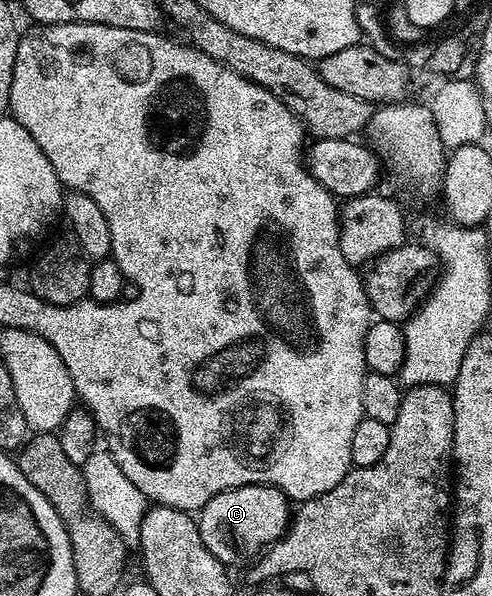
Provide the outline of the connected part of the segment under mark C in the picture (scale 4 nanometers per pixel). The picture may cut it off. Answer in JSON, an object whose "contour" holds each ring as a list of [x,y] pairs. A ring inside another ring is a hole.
{"contour":[[[243,485],[222,491],[199,510],[198,524],[202,543],[225,566],[247,562],[264,552],[288,530],[290,498],[273,485]],[[248,557],[248,558],[247,558]]]}

